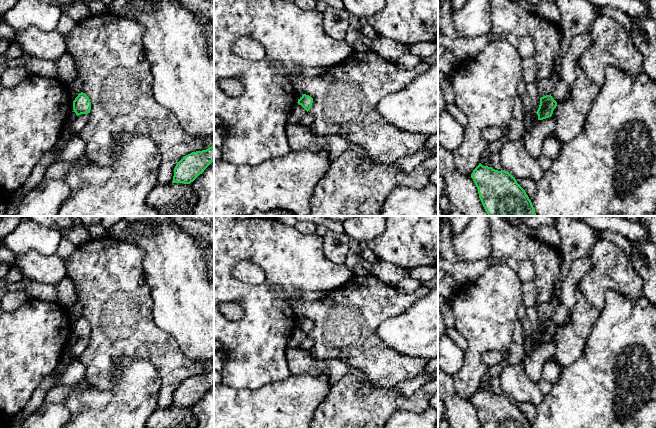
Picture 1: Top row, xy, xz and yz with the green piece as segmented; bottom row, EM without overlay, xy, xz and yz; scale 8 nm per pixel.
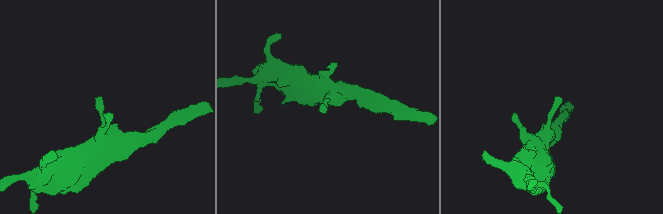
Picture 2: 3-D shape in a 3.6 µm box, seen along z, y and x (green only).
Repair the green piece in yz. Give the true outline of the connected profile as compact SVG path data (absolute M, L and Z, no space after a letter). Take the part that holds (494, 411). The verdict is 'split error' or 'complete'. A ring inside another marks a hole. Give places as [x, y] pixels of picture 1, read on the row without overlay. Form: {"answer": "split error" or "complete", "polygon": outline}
{"answer": "complete", "polygon": "M481 387L471 398L482 428L532 428L525 414L505 394L495 394Z"}

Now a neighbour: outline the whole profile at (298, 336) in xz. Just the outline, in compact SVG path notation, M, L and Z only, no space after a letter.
M298 327L295 328L293 331L288 343L287 343L287 348L297 348L300 347L301 344L304 342L306 339L307 335Z

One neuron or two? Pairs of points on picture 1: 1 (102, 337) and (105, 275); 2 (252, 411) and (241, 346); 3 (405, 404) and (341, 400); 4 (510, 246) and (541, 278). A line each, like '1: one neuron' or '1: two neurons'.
1: one neuron
2: two neurons
3: one neuron
4: one neuron

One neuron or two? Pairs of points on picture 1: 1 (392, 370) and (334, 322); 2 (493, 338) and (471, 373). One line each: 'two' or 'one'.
1: one
2: one

